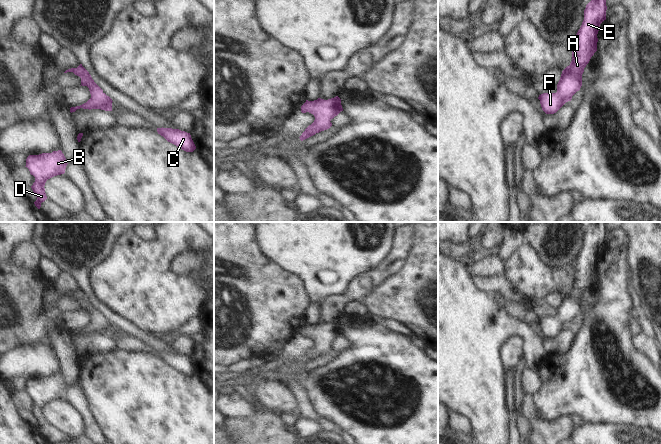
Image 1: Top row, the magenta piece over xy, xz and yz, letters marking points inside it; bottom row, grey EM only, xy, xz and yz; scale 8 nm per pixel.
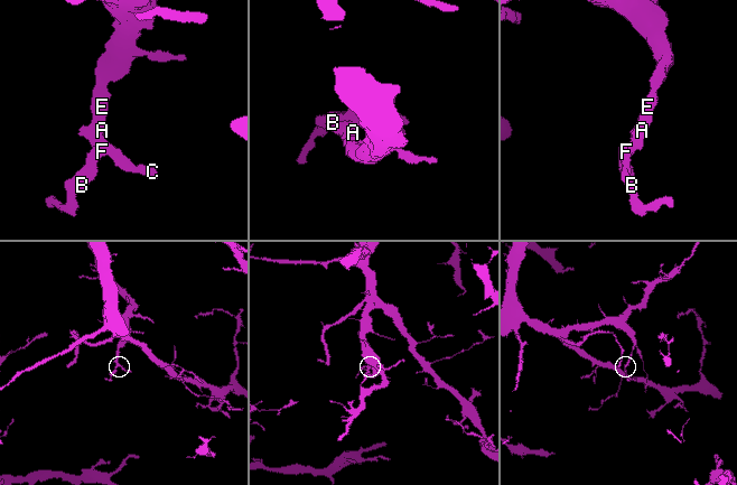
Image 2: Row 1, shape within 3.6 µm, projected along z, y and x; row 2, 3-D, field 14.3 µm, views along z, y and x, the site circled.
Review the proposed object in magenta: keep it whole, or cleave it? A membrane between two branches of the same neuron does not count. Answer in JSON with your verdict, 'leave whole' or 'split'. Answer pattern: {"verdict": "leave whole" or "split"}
{"verdict": "leave whole"}

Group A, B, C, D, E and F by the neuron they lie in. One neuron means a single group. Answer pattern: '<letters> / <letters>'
A B C D E F

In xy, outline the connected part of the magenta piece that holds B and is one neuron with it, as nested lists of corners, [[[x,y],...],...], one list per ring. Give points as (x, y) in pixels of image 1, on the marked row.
[[[61,150],[27,157],[25,167],[35,177],[31,188],[37,197],[34,204],[38,209],[40,209],[41,203],[47,199],[44,188],[46,181],[54,176],[64,174],[67,164]]]

